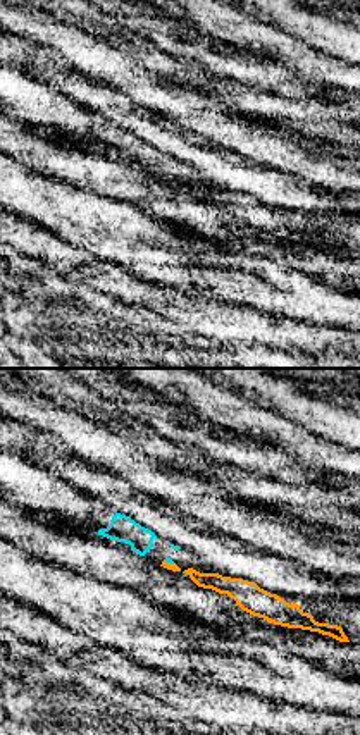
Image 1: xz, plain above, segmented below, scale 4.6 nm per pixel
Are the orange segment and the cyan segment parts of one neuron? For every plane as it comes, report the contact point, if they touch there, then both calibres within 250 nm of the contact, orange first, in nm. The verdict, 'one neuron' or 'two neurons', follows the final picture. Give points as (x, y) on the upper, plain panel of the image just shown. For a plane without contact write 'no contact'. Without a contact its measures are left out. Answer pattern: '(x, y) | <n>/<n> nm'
(169, 178) | 40/20 nm

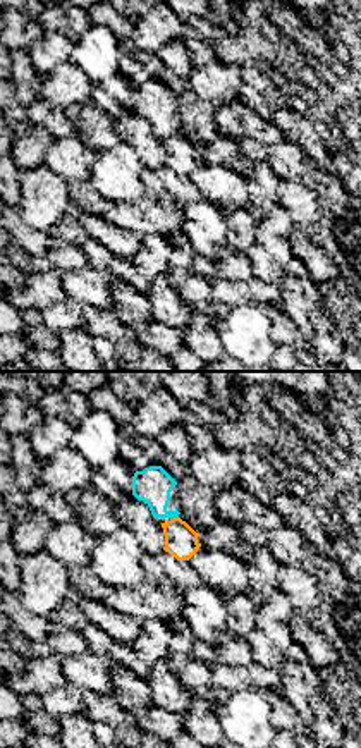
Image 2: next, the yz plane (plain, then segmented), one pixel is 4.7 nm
(174, 133) | 160/170 nm

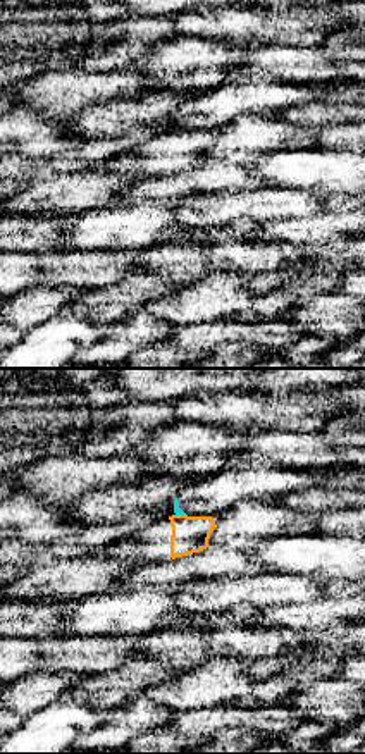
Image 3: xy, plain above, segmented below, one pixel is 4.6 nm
(181, 129) | 180/40 nm

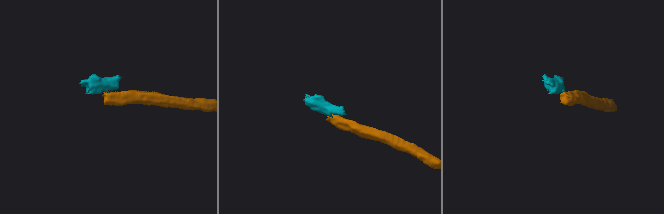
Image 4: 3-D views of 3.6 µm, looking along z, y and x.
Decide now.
two neurons

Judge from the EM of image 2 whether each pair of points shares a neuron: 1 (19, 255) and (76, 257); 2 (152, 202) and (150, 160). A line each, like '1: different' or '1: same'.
1: same
2: different

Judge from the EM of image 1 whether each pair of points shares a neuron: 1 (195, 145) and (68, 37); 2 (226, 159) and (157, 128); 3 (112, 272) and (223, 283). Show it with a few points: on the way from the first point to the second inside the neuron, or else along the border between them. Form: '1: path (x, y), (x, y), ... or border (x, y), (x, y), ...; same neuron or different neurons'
1: border (123, 92), (142, 107), (166, 116), (193, 133); different neurons
2: path (209, 159), (174, 142); same neuron
3: border (97, 255), (121, 264), (143, 279), (171, 286); different neurons

